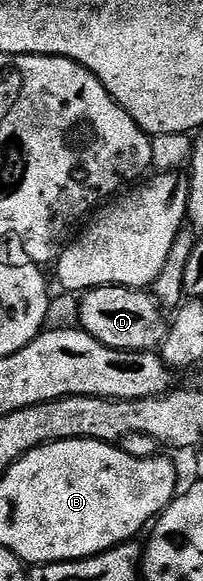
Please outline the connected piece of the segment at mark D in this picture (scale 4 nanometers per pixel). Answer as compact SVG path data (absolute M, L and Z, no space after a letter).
M101 285L98 289L82 292L80 297L81 305L79 301L75 309L76 320L80 328L99 343L112 349L147 353L156 350L165 340L167 317L154 300L152 292L118 285Z

